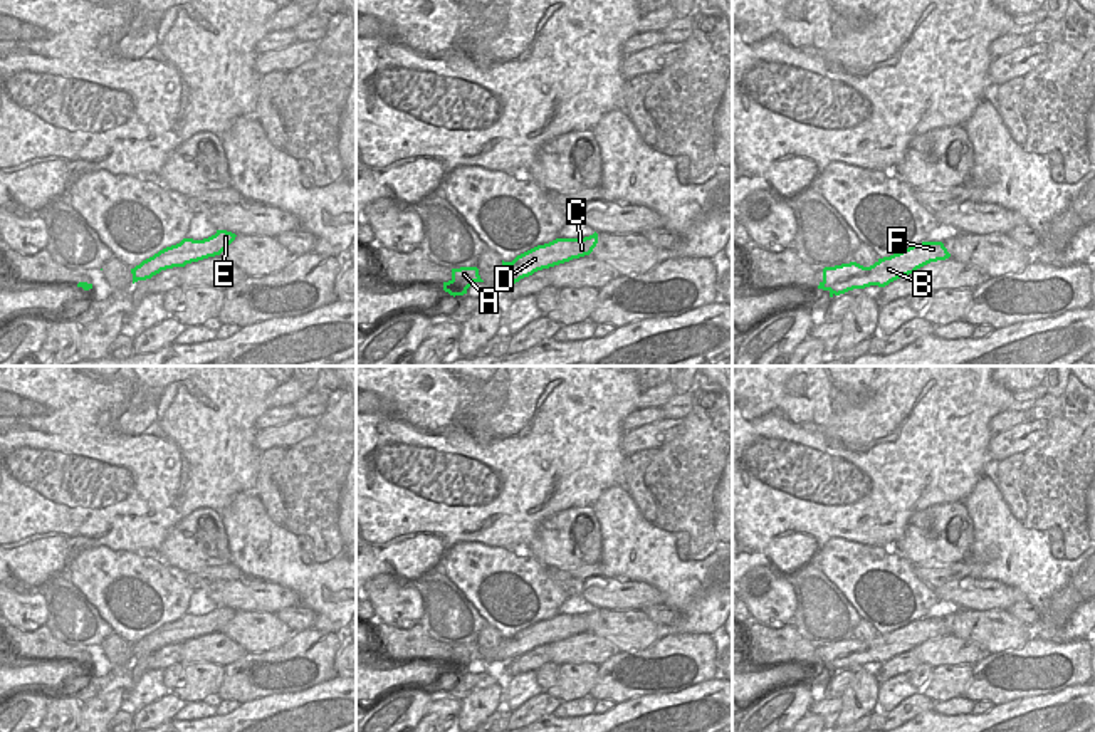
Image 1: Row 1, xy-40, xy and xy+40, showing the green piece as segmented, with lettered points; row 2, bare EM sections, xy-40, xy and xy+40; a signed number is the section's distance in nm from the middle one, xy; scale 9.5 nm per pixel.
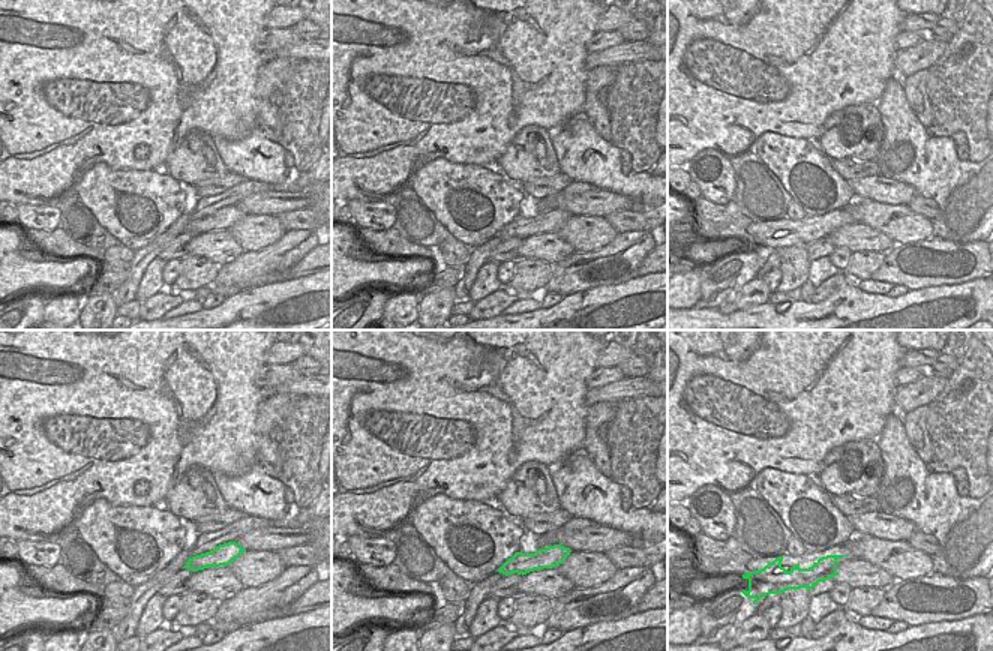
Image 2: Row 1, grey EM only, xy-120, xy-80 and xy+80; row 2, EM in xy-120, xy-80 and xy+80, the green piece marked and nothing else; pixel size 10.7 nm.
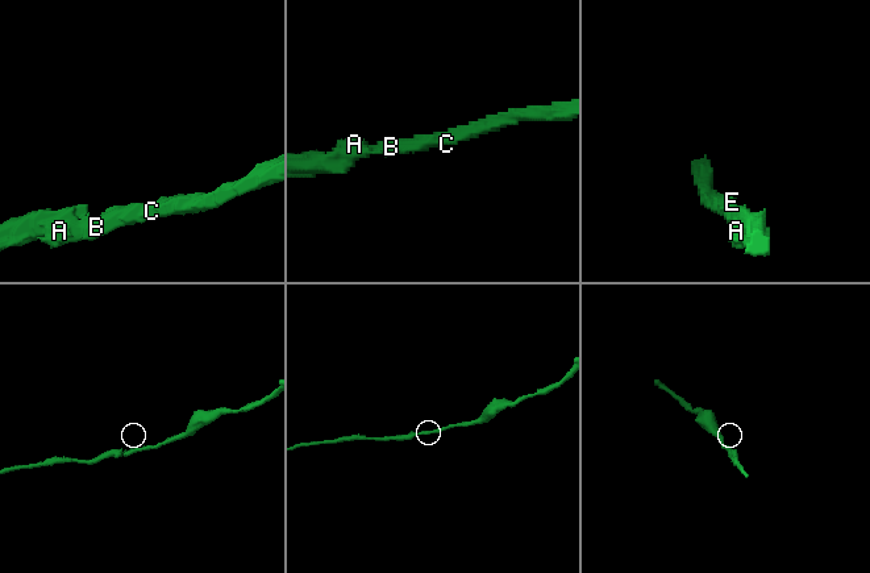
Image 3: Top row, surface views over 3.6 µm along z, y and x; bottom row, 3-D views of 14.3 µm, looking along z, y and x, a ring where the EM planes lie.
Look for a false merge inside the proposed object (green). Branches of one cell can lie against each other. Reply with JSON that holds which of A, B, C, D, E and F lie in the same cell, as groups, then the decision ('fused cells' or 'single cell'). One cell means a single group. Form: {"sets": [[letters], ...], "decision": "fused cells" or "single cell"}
{"sets": [["A", "B", "C", "D", "E", "F"]], "decision": "single cell"}

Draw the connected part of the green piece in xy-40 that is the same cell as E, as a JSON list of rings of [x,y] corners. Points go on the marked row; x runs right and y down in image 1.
[[[217,230],[215,235],[203,240],[183,238],[180,243],[160,250],[131,269],[133,284],[151,279],[166,269],[185,267],[186,264],[220,255],[235,240],[235,237],[237,235],[232,232]]]

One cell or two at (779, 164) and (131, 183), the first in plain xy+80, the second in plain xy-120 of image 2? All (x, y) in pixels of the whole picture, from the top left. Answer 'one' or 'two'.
one

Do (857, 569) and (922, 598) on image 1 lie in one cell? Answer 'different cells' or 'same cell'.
same cell

